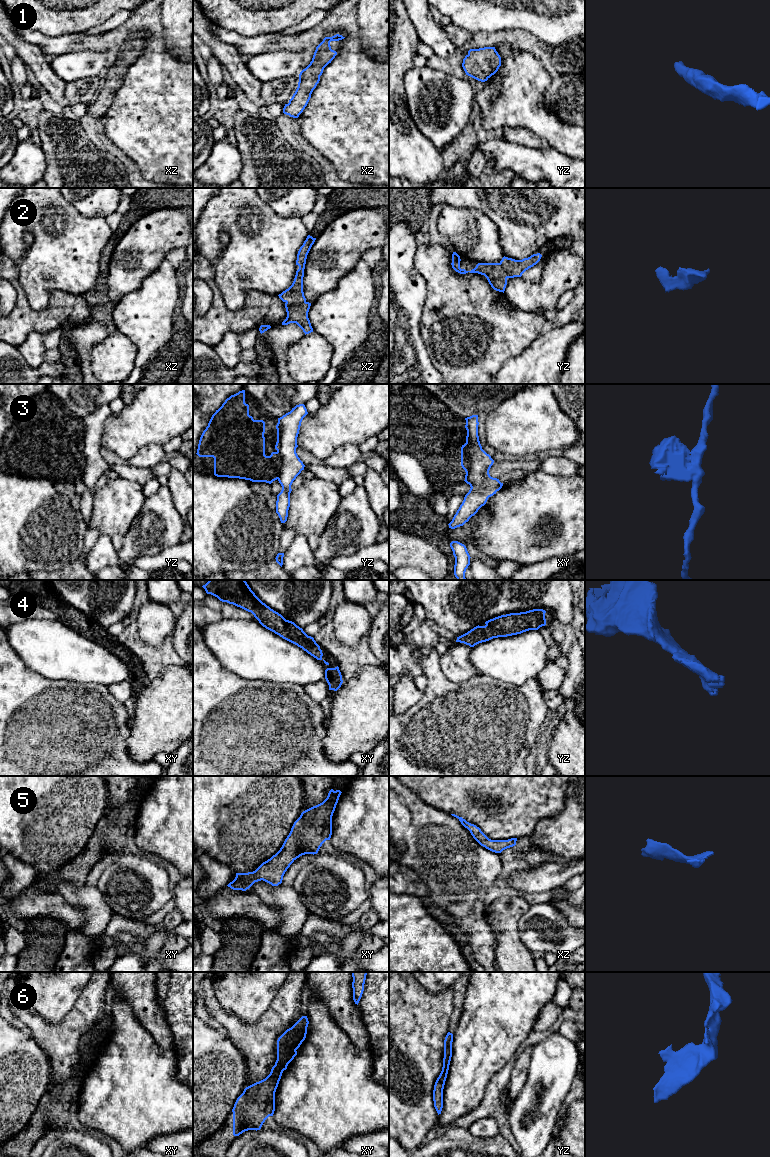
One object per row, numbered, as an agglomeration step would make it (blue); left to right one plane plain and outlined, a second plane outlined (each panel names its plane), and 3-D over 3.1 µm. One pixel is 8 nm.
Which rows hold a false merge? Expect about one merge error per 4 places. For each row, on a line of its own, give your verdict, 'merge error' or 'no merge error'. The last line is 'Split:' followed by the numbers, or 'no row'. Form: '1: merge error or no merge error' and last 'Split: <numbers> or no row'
1: no merge error
2: no merge error
3: merge error
4: no merge error
5: no merge error
6: no merge error
Split: 3

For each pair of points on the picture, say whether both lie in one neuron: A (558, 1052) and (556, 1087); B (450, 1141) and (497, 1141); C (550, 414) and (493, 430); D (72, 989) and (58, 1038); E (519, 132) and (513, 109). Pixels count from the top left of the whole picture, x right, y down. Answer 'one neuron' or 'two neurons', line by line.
A: one neuron
B: one neuron
C: one neuron
D: two neurons
E: two neurons

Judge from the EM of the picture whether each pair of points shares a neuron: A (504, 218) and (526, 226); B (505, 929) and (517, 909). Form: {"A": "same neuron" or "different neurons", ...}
{"A": "same neuron", "B": "same neuron"}

